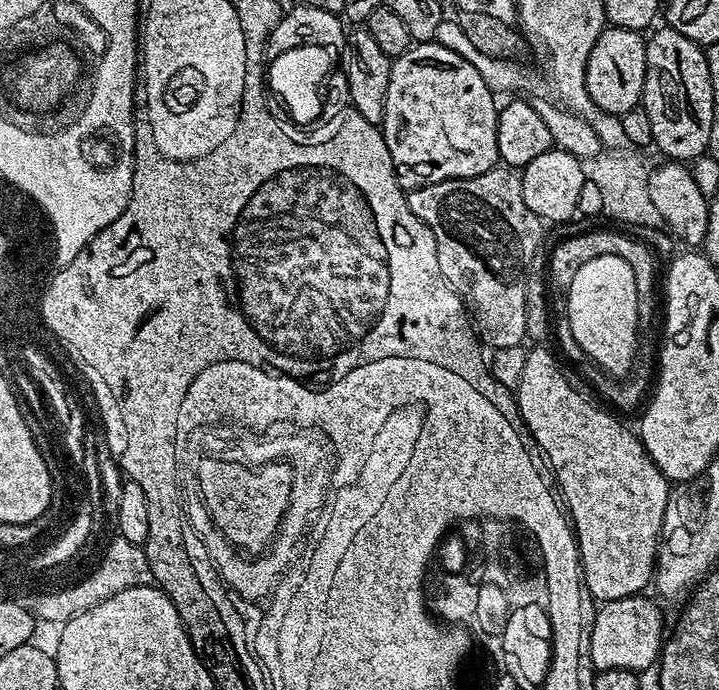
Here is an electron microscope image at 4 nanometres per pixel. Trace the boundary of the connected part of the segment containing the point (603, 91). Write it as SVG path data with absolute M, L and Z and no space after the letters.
M608 26L598 42L594 42L594 50L590 50L590 58L586 62L586 90L592 101L611 116L621 117L626 110L641 103L646 78L645 43L641 33Z

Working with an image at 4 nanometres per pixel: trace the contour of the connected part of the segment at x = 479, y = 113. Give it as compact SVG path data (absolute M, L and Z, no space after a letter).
M416 42L395 57L390 86L386 86L382 131L400 187L411 190L443 180L474 178L497 167L500 155L495 99L482 74L446 46Z

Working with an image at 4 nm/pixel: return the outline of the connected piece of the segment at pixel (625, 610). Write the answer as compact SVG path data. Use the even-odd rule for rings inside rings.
M637 594L605 600L597 607L594 630L590 638L590 658L597 673L610 670L626 670L643 674L648 667L660 659L660 649L666 639L666 624L660 613L661 605L655 599L647 600L647 595Z

